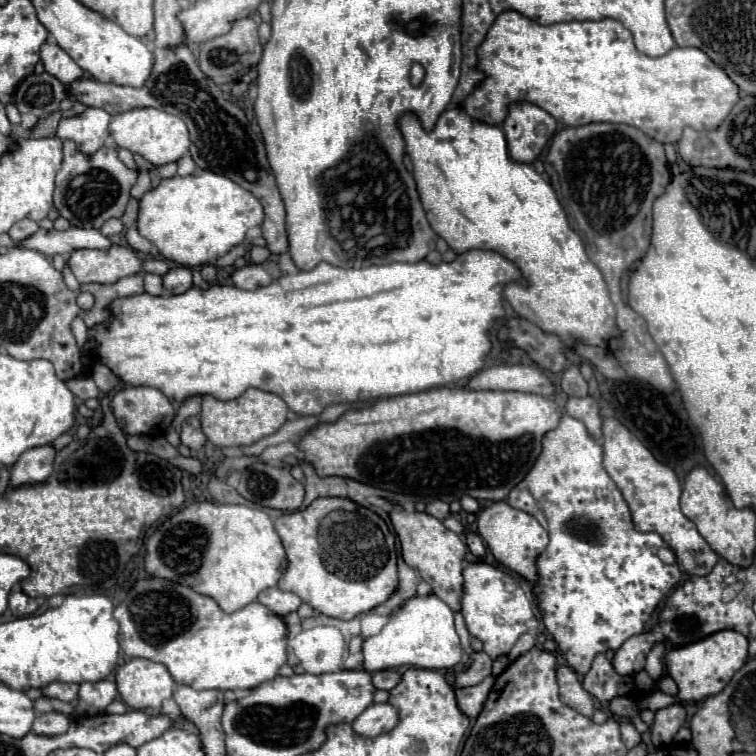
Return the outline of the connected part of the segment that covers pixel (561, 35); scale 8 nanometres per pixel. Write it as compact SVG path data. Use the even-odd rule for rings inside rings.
M504 11L498 15L484 43L478 47L478 61L486 79L478 89L474 89L474 97L468 95L464 99L462 109L472 119L488 125L500 125L504 121L504 107L508 103L528 101L540 105L556 121L568 127L596 121L626 123L660 143L674 145L680 141L684 127L692 127L696 131L718 129L732 107L740 101L738 85L702 49L674 47L662 57L648 57L636 49L632 33L618 19L570 21L544 27L516 11Z

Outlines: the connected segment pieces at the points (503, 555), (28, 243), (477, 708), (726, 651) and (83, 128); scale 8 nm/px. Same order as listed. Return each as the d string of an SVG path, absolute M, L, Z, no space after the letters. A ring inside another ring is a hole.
M498 501L478 513L478 533L484 539L484 543L490 547L496 561L500 561L508 569L524 575L530 583L536 581L534 561L546 549L548 533L542 529L542 525L532 515L510 507L506 501Z
M70 227L66 231L56 231L56 229L40 229L32 237L26 237L20 241L16 247L22 249L34 249L44 255L64 255L72 253L76 249L108 249L110 239L104 237L98 229L80 229L80 227Z
M486 677L482 683L478 685L472 685L472 687L462 687L458 689L458 707L464 715L468 717L478 717L486 699L488 699L488 693L492 691L492 685L494 685L494 677Z
M720 631L696 645L686 645L684 649L670 649L666 655L668 675L678 683L676 701L702 701L710 695L720 693L736 669L740 669L748 659L748 639L736 631Z
M88 107L82 115L62 119L58 125L58 137L62 141L70 139L78 145L82 153L96 153L104 141L108 139L108 125L110 125L112 115L104 109Z

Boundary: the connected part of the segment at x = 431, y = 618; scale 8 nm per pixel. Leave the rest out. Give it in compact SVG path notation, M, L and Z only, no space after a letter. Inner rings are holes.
M436 595L412 597L408 599L398 613L394 613L384 629L368 637L362 645L364 651L364 669L374 673L382 669L398 669L398 667L420 667L420 669L452 669L462 659L462 645L454 631L454 615L452 609L440 601Z

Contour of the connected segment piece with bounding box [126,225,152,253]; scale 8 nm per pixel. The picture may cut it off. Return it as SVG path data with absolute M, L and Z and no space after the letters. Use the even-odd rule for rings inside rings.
M136 225L128 227L128 231L126 231L126 239L128 239L128 243L130 243L130 247L132 247L134 251L148 253L148 251L150 251L150 247L152 247L152 243L150 243L148 239L144 239L144 237L138 233Z

